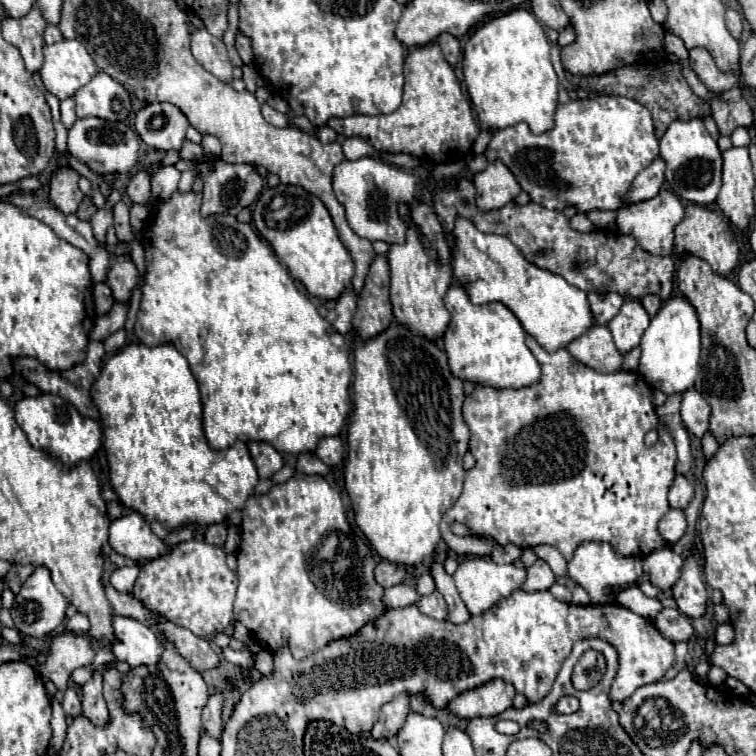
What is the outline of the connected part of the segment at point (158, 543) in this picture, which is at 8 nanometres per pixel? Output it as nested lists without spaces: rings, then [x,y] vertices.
[[[129,512],[127,516],[121,516],[115,522],[111,522],[109,544],[117,554],[131,558],[131,560],[155,560],[155,558],[169,554],[175,548],[175,544],[167,544],[165,540],[155,536],[153,530],[149,528],[149,524],[143,520],[143,516],[139,512]]]

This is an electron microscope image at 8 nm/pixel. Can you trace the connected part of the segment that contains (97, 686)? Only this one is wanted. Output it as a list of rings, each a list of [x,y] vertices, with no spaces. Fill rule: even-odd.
[[[95,672],[93,678],[81,688],[81,702],[83,702],[83,714],[97,726],[105,726],[109,720],[109,712],[103,700],[103,684],[101,674]]]

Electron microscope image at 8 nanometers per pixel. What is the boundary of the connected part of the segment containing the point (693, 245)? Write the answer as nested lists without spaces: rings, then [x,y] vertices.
[[[687,204],[685,218],[675,228],[675,254],[677,256],[683,256],[683,254],[699,256],[711,264],[715,274],[727,276],[739,262],[739,244],[737,244],[731,224],[719,210],[711,210],[711,208],[697,206],[697,204]]]

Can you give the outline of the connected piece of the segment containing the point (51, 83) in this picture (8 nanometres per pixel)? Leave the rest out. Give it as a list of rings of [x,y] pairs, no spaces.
[[[77,40],[43,46],[43,54],[45,62],[39,70],[43,86],[59,100],[73,96],[77,88],[85,86],[99,72],[85,46]]]

